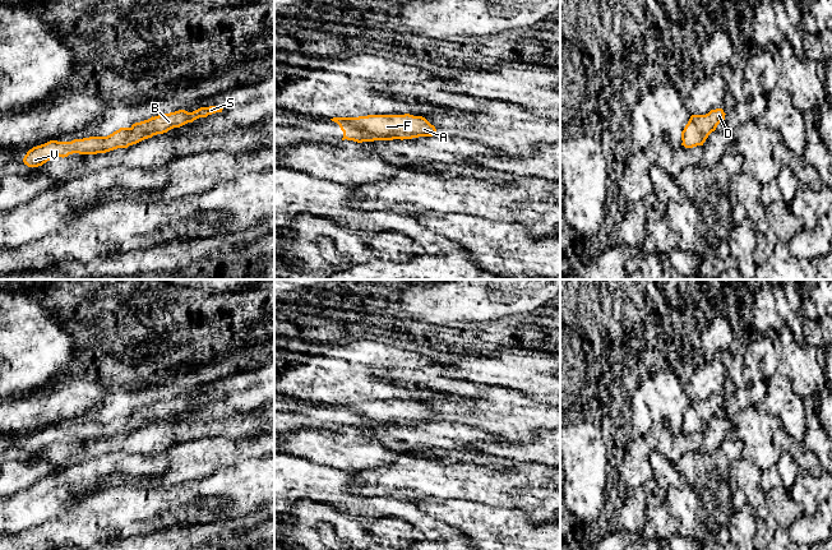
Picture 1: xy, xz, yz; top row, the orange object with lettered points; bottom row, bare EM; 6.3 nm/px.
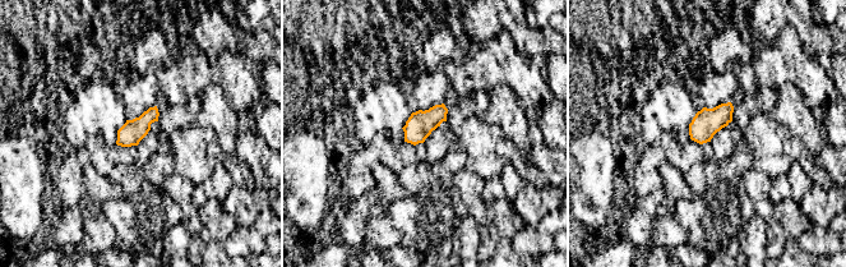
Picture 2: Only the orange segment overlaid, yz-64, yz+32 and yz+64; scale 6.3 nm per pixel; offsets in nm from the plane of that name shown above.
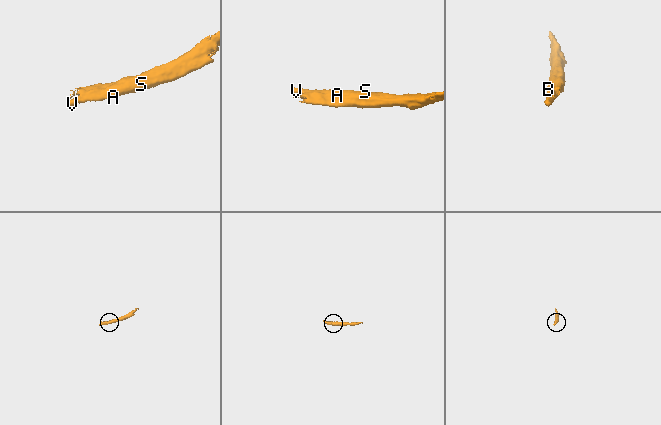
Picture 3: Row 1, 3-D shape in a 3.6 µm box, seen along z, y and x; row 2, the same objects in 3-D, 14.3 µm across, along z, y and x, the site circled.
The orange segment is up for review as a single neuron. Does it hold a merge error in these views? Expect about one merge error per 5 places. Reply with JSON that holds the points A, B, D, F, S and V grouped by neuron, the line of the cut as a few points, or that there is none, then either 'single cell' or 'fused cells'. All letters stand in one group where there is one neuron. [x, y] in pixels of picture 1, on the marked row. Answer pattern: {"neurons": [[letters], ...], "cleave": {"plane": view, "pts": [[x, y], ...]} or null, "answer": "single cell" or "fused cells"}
{"neurons": [["A", "B", "D", "F", "S", "V"]], "cleave": null, "answer": "single cell"}

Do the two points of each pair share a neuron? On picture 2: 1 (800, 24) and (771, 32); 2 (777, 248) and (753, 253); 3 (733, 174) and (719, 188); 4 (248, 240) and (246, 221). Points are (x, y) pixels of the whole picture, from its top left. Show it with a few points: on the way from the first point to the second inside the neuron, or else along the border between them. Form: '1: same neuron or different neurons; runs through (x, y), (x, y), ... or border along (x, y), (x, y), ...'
1: same neuron; runs through (793, 17), (785, 17), (777, 24)
2: different neurons; border along (768, 225), (766, 229), (767, 245), (764, 253)
3: different neurons; border along (739, 180), (727, 187)
4: different neurons; border along (239, 225), (250, 226)

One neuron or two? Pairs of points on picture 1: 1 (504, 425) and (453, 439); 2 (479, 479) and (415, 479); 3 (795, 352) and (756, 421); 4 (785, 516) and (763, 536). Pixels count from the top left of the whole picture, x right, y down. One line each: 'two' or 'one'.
1: two
2: one
3: two
4: one

